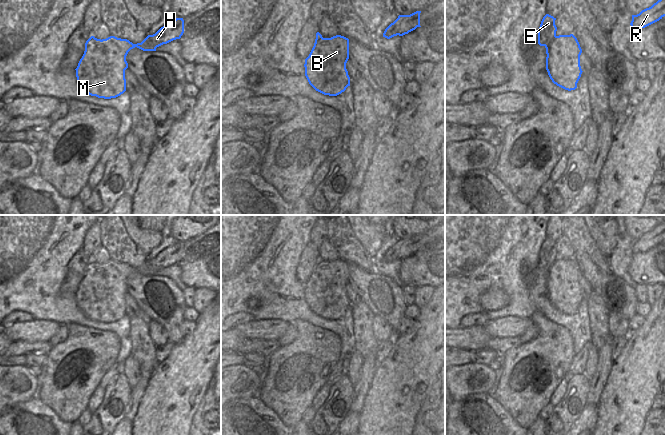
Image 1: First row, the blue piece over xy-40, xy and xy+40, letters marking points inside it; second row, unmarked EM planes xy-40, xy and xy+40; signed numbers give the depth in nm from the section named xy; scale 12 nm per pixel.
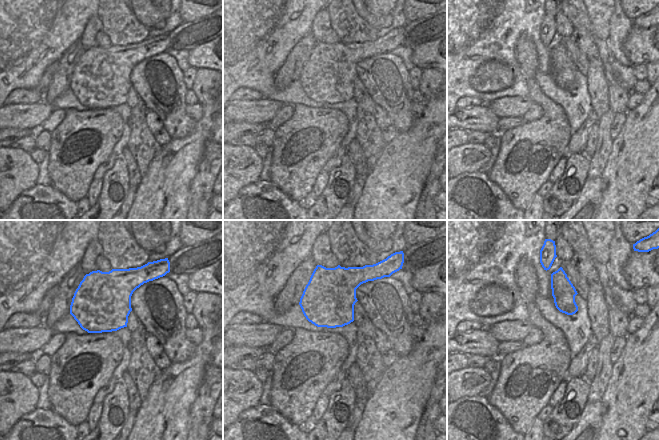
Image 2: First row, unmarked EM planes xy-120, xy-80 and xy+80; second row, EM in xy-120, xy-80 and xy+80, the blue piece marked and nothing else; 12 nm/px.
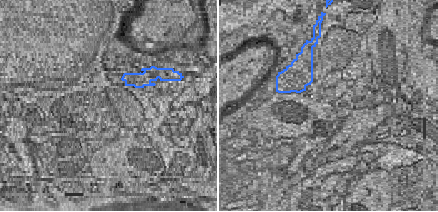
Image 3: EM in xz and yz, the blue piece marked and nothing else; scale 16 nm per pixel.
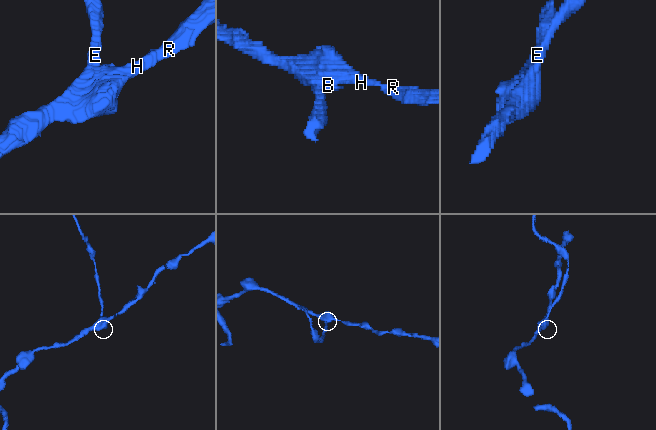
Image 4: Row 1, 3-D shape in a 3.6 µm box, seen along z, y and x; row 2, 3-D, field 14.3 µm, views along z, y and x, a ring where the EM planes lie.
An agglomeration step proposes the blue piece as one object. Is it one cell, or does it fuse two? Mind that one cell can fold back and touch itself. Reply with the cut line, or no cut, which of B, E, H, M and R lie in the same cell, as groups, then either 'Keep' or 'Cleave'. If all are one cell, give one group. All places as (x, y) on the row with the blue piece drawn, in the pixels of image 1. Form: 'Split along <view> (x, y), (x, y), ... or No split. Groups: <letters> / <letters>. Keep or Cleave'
Split along xy+40 (555, 35), (548, 45), (547, 54). Groups: B H M R / E. Cleave

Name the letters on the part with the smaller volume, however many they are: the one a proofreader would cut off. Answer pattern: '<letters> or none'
E

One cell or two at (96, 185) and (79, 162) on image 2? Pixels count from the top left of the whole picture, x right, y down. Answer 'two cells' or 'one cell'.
two cells

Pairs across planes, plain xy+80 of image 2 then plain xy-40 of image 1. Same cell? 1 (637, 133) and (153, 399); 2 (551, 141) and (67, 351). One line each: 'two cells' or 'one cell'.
1: one cell
2: one cell

